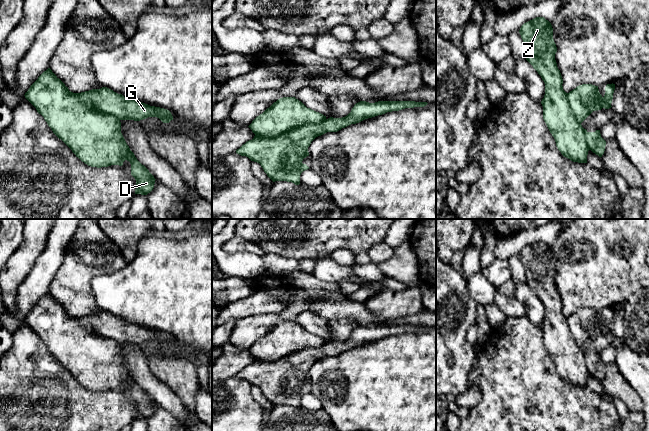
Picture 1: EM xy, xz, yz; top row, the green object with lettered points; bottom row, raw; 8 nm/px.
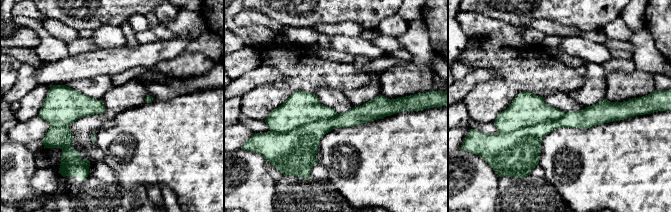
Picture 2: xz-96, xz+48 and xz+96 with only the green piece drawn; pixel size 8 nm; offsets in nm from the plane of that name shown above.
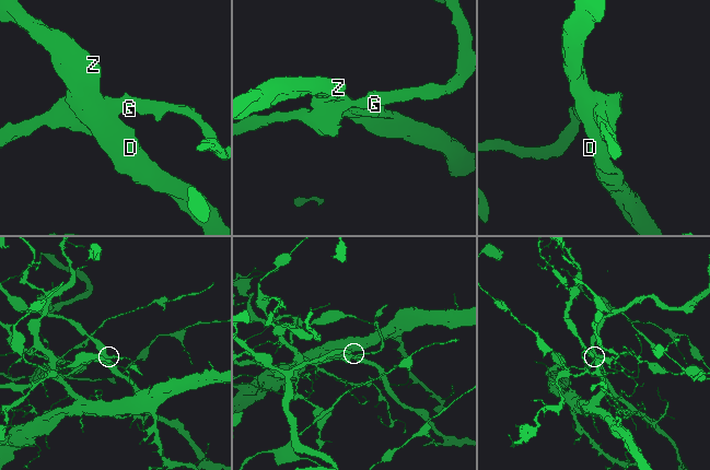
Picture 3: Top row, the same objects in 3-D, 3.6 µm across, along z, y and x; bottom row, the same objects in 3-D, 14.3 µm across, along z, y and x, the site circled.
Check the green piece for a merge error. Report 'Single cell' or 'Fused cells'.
Fused cells

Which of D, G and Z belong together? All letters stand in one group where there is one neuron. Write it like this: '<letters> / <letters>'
D Z / G

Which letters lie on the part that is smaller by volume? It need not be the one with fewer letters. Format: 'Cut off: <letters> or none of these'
Cut off: G

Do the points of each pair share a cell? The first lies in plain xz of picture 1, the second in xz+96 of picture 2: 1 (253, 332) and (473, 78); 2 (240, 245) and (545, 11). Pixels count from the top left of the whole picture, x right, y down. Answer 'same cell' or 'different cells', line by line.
1: different cells
2: different cells

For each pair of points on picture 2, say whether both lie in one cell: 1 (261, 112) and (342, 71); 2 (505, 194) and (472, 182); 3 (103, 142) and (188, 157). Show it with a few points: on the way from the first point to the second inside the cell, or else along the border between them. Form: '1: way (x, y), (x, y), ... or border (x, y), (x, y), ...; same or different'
1: way (280, 91), (301, 73), (321, 73); same
2: border (500, 177), (495, 201); different
3: way (124, 137), (131, 131), (143, 143), (167, 143); same

